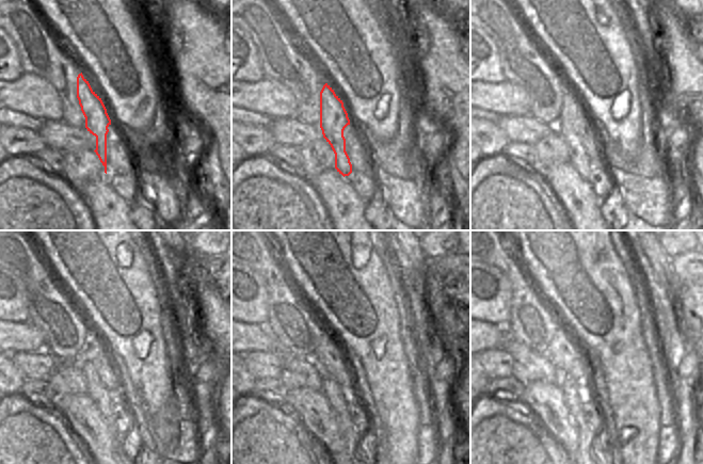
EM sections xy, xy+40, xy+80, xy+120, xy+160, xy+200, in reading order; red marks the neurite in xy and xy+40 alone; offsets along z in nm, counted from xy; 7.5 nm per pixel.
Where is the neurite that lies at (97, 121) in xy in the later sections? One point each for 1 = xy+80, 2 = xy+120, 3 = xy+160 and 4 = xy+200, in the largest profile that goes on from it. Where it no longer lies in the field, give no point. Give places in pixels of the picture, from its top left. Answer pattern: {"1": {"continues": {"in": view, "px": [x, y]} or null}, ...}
{"1": {"continues": {"in": "xy+80", "px": [572, 121]}}, "2": {"continues": {"in": "xy+120", "px": [99, 395]}}, "3": {"continues": {"in": "xy+160", "px": [337, 396]}}, "4": {"continues": {"in": "xy+200", "px": [587, 437]}}}

